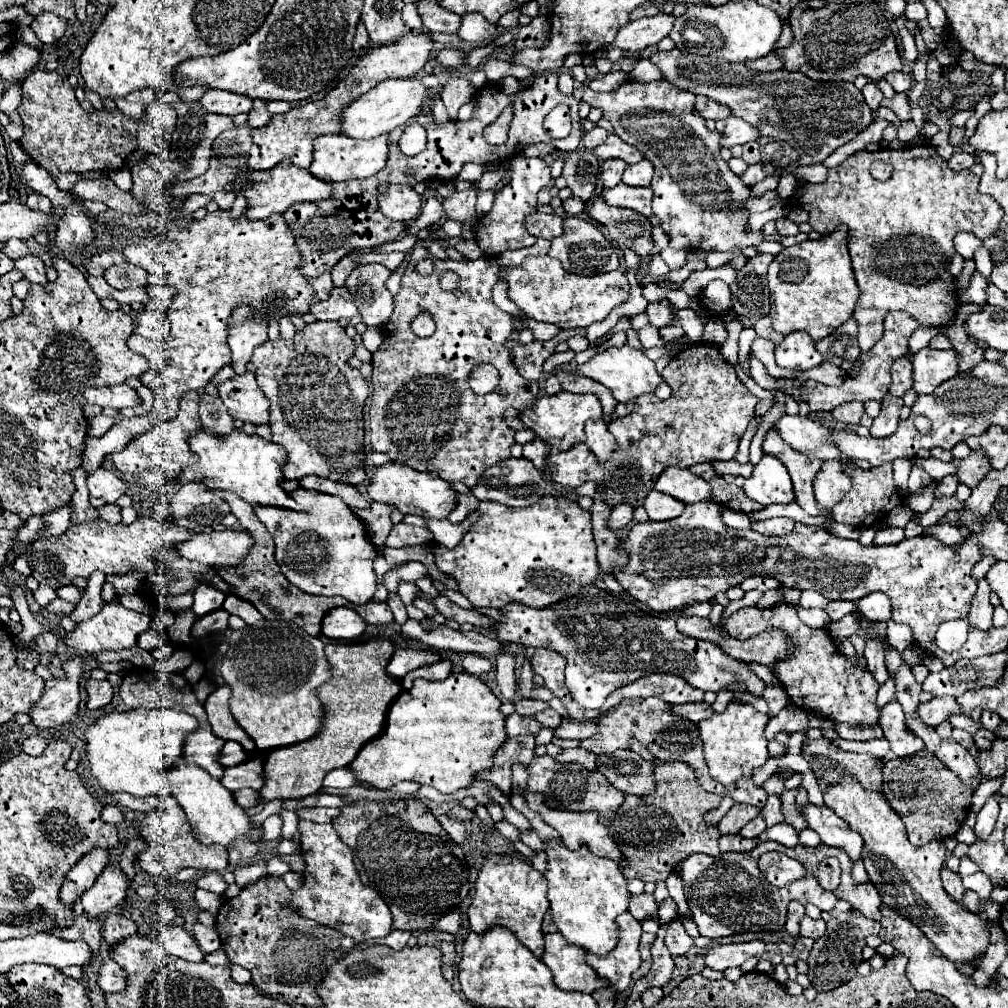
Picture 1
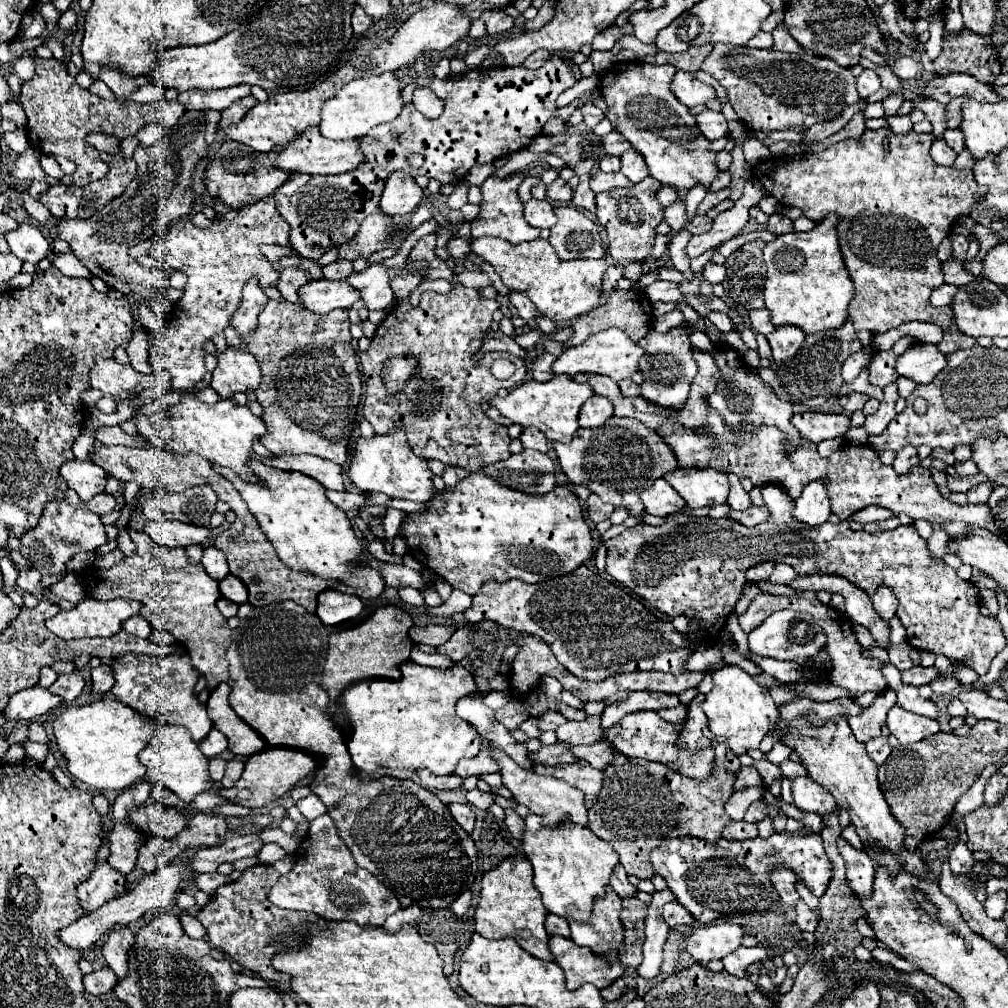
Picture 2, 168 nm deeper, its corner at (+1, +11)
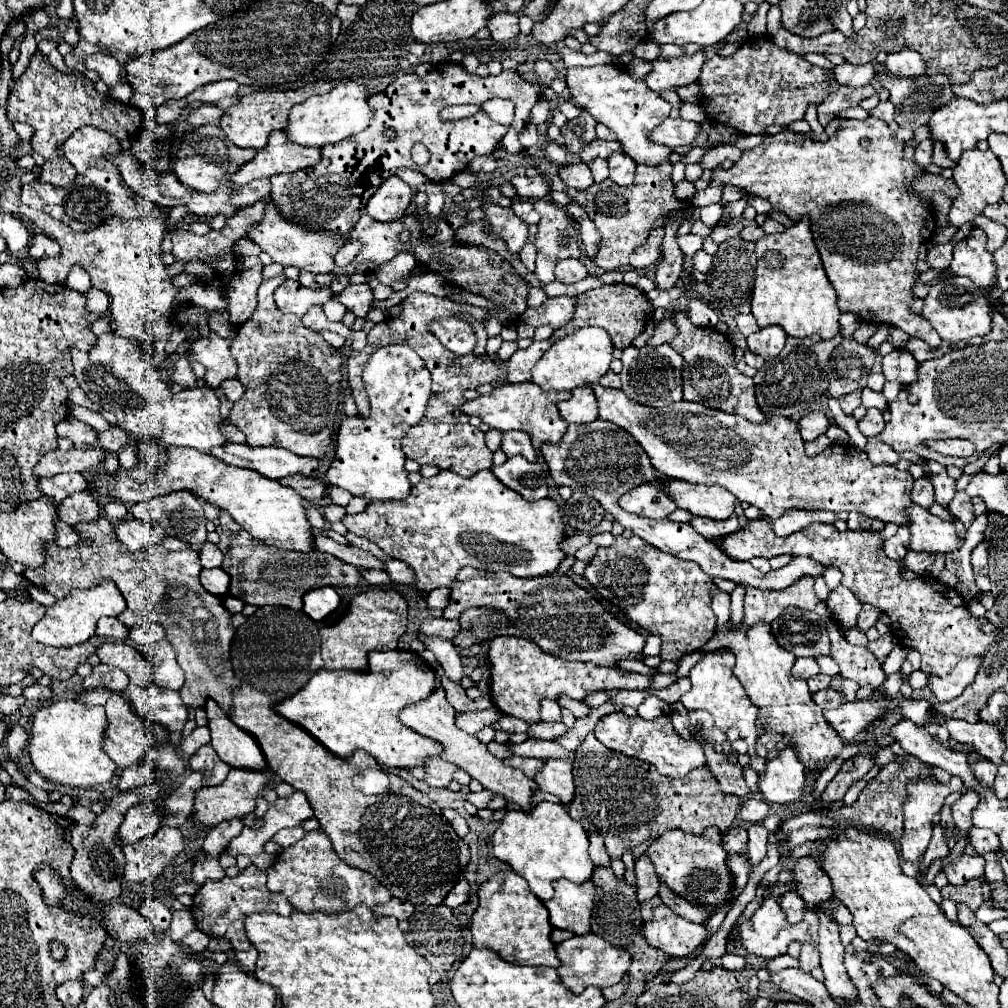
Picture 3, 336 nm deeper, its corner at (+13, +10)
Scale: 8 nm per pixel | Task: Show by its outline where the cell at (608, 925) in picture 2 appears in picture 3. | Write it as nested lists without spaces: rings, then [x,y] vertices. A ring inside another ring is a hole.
[[[552,882],[554,896],[544,902],[550,912],[550,924],[560,930],[572,930],[578,936],[590,932],[590,914],[594,906],[594,884],[592,882]]]

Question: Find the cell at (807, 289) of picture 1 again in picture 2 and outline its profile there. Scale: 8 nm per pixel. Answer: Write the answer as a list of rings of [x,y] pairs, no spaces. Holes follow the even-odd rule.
[[[830,213],[824,221],[816,223],[812,231],[778,235],[764,247],[764,301],[766,309],[772,313],[774,325],[796,325],[804,333],[816,333],[822,329],[836,329],[848,319],[846,309],[854,297],[854,283],[842,261],[838,221],[840,217]]]

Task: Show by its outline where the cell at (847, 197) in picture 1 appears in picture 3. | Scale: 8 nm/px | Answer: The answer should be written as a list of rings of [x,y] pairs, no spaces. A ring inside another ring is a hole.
[[[872,116],[866,120],[842,120],[836,134],[820,142],[812,138],[802,138],[790,128],[784,128],[780,134],[762,140],[762,144],[758,144],[756,148],[744,150],[740,160],[734,162],[728,170],[716,166],[712,170],[710,186],[698,192],[692,198],[692,204],[694,206],[720,204],[724,186],[736,186],[752,196],[766,198],[774,210],[780,210],[794,222],[798,222],[802,216],[808,216],[826,276],[836,288],[840,310],[854,312],[864,322],[896,326],[906,334],[924,340],[928,346],[940,348],[942,344],[940,336],[932,330],[932,326],[928,326],[928,322],[924,322],[922,316],[910,314],[908,306],[914,300],[912,286],[918,280],[918,272],[914,268],[918,260],[916,252],[920,244],[926,242],[936,228],[934,214],[928,208],[924,208],[920,200],[922,198],[932,200],[936,192],[944,192],[946,196],[954,198],[958,194],[958,188],[952,180],[944,180],[942,176],[928,174],[918,164],[904,160],[902,150],[904,150],[904,142],[896,142],[888,124]],[[864,140],[868,140],[866,146],[862,146]],[[916,170],[920,170],[920,180],[916,178]],[[904,178],[912,180],[916,194],[908,194],[904,186]]]

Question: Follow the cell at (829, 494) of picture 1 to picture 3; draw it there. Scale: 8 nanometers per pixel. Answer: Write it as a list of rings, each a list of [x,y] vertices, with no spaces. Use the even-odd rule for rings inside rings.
[[[786,510],[778,520],[772,522],[772,530],[776,536],[784,538],[790,536],[802,528],[806,528],[808,524],[822,522],[832,524],[836,515],[833,512],[806,512],[806,510]]]

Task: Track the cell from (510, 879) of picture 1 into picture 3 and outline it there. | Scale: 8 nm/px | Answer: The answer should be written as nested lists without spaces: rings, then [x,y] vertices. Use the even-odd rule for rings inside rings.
[[[498,872],[478,890],[478,910],[472,916],[472,938],[476,948],[488,948],[510,964],[558,968],[556,944],[550,940],[552,926],[546,906],[530,892],[528,882],[516,872]]]

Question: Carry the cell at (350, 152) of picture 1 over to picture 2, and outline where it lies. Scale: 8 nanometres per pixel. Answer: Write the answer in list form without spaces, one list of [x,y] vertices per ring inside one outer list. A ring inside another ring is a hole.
[[[308,127],[302,135],[300,141],[294,141],[294,145],[288,145],[282,149],[282,153],[276,159],[276,167],[296,171],[296,173],[320,173],[320,175],[334,175],[334,173],[348,173],[356,169],[358,165],[364,163],[364,153],[360,151],[360,141],[358,139],[348,139],[348,141],[332,141],[326,139],[318,127]]]

